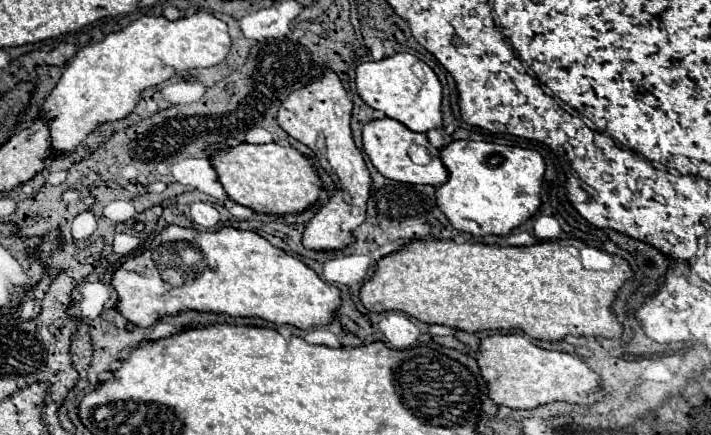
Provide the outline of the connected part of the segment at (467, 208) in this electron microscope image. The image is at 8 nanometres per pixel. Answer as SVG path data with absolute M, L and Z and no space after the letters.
M455 140L441 148L439 156L449 178L445 184L437 186L435 200L439 210L449 218L451 226L459 232L473 236L509 234L537 212L545 174L545 162L539 152L493 142Z

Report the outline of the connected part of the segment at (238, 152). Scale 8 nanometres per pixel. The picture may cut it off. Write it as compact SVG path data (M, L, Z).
M237 144L233 148L221 148L211 156L211 166L217 172L219 182L223 184L227 196L247 206L255 212L265 214L297 214L307 210L317 198L321 190L321 180L317 178L309 158L297 152L291 146L283 144Z

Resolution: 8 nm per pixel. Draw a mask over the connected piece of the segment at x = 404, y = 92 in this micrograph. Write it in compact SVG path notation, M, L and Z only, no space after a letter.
M393 54L377 62L359 64L355 72L355 86L367 106L399 120L413 132L425 134L427 130L441 126L441 84L435 72L413 54Z

